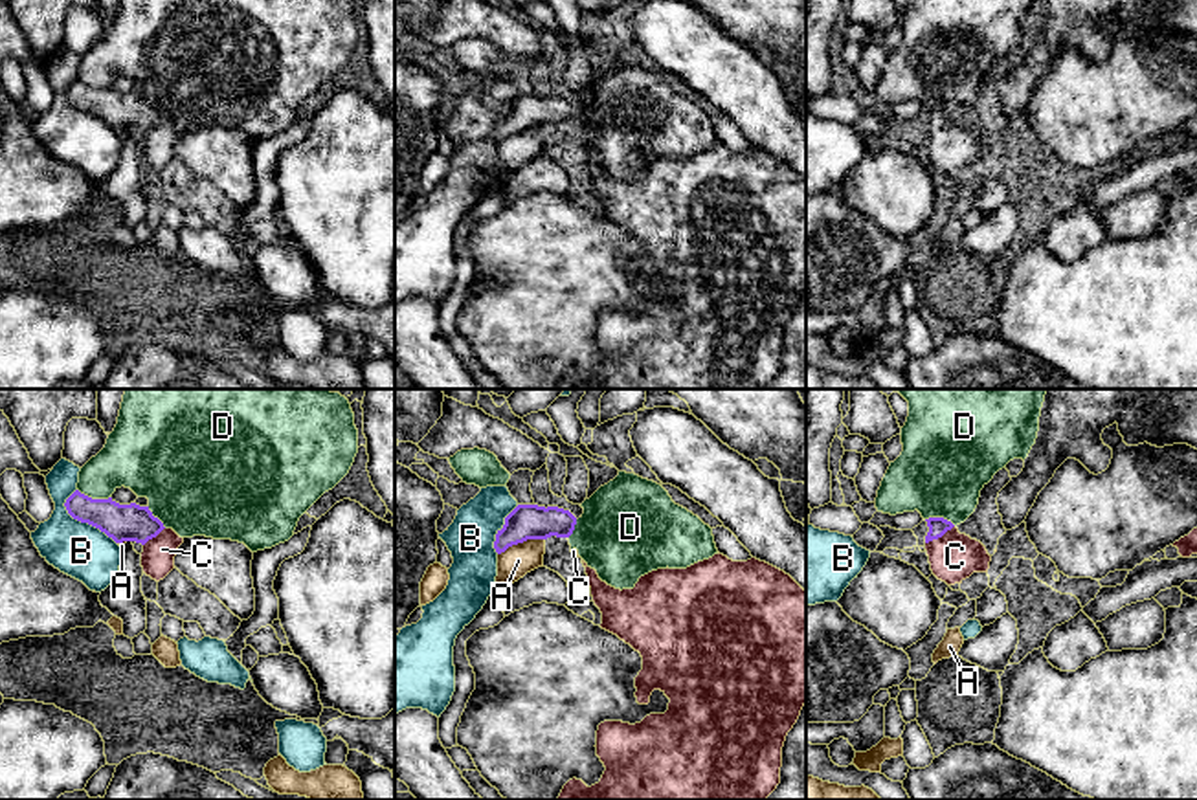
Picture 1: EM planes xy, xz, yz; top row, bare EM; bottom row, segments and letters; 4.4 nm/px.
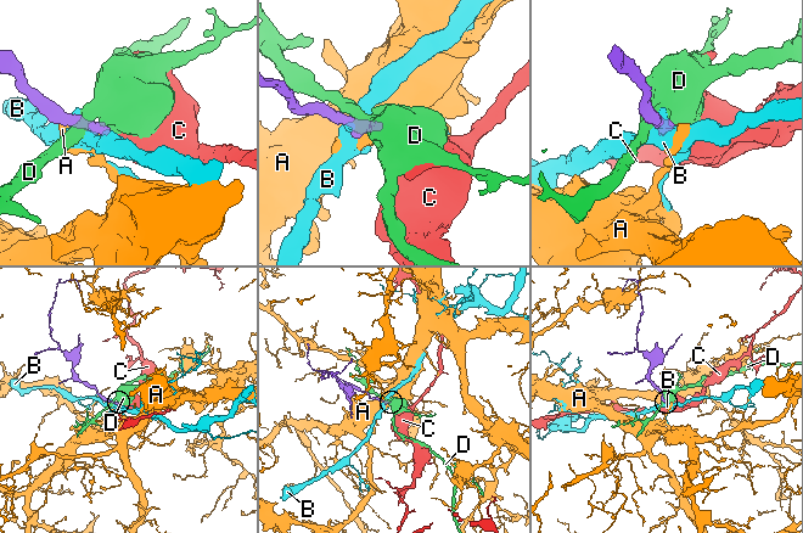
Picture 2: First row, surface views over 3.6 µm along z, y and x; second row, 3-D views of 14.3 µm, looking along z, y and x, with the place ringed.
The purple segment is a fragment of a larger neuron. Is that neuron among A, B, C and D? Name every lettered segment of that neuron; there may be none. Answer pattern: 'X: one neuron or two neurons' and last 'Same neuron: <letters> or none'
A: two neurons
B: two neurons
C: one neuron
D: two neurons
Same neuron: C

